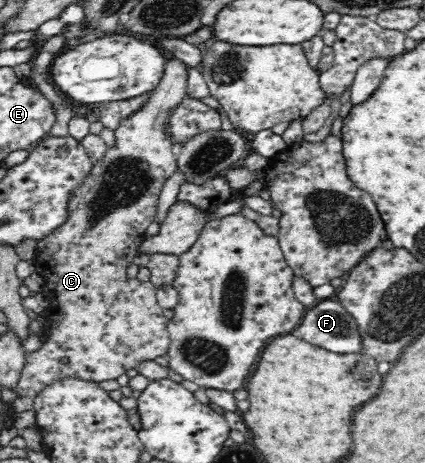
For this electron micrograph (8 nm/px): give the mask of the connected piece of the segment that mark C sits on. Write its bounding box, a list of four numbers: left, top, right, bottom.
[18,58,187,397]

